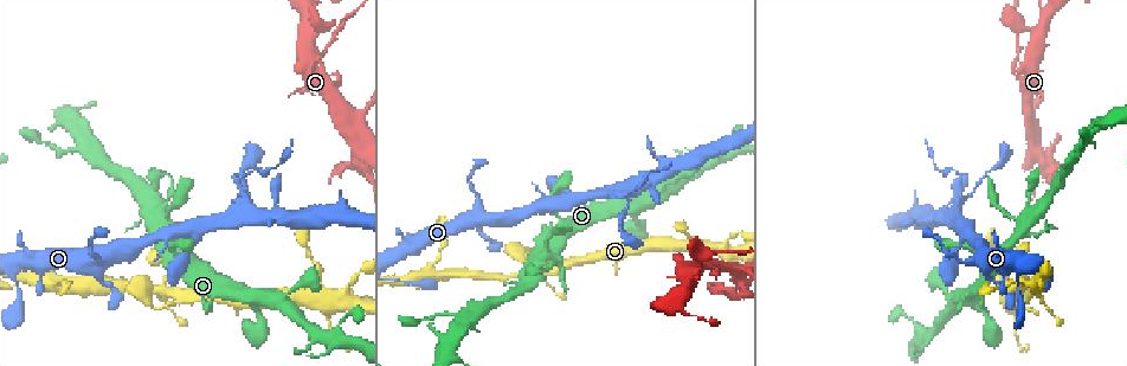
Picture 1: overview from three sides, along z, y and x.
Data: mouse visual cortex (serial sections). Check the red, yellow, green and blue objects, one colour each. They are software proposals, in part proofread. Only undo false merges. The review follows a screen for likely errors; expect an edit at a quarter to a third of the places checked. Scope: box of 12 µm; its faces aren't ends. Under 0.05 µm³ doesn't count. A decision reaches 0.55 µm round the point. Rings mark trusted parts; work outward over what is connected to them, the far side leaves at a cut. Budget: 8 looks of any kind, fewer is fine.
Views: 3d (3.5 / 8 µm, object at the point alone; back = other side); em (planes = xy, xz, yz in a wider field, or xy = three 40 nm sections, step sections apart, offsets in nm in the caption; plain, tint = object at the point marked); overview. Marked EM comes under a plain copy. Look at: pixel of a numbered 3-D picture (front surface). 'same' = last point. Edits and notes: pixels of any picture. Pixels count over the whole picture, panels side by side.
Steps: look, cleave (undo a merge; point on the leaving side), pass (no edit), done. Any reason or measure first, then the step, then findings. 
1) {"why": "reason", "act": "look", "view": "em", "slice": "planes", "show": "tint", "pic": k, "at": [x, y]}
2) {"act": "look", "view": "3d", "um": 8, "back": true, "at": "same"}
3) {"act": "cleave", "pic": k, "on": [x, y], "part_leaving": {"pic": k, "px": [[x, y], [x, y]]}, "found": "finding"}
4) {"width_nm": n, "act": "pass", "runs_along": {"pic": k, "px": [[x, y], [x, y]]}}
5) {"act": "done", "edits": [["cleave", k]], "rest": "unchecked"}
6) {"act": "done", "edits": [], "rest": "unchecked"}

{"why": "thick turns thin", "act": "look", "view": "3d", "um": 3.5, "pic": 1, "at": [489, 274]}

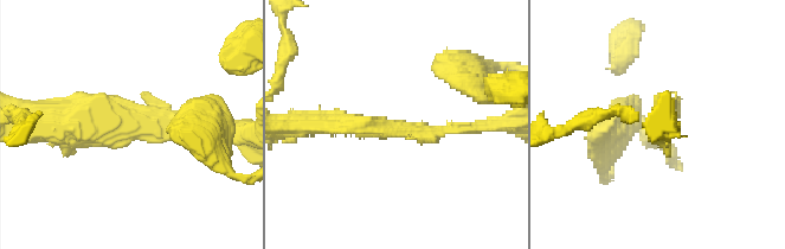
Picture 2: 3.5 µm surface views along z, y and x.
{"act": "look", "view": "em", "slice": "xy", "step": 2, "show": "tint", "pic": 2, "at": [129, 130]}

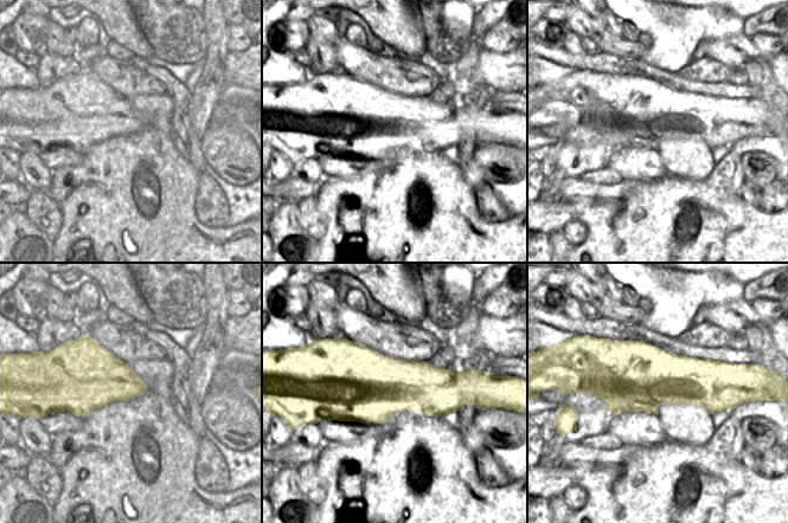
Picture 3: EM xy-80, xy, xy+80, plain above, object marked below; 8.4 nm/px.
{"act": "pass", "runs_along": {"pic": 2, "px": [[476, 127], [399, 129], [313, 121]]}, "found": "continuous, no second cell"}

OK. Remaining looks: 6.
{"why": "thin neck", "act": "look", "view": "3d", "um": 3.5, "pic": 1, "at": [702, 256]}

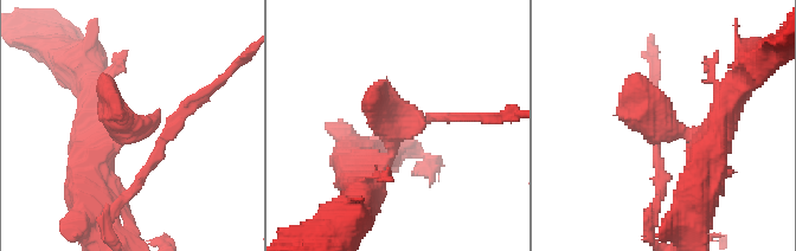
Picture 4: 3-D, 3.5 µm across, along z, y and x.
{"why": "need the tissue", "act": "look", "view": "em", "slice": "xy", "step": 2, "show": "tint", "pic": 4, "at": [128, 126]}

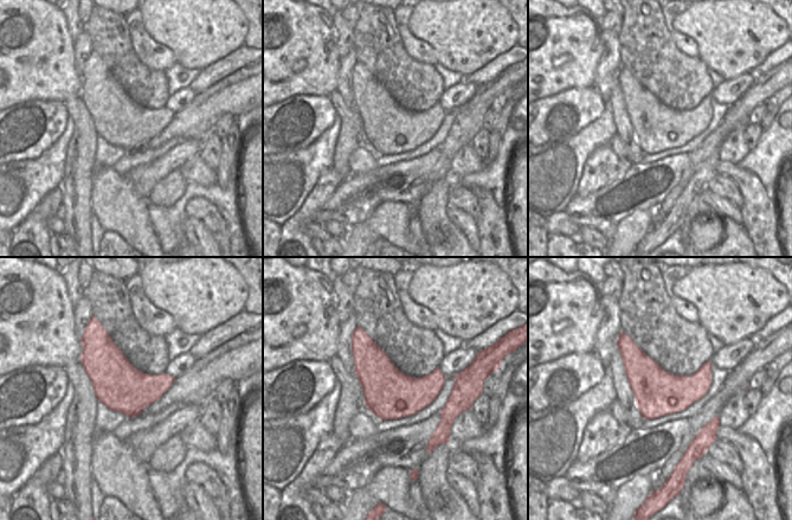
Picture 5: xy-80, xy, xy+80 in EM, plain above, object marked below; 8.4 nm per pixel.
{"act": "cleave", "pic": 4, "on": [194, 102], "part_leaving": {"pic": 4, "px": [[166, 128], [246, 56]]}, "found": "a second cell is stuck on"}

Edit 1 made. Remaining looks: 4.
{"why": "three-way junction", "act": "look", "view": "3d", "um": 8, "pic": 1, "at": [351, 165]}

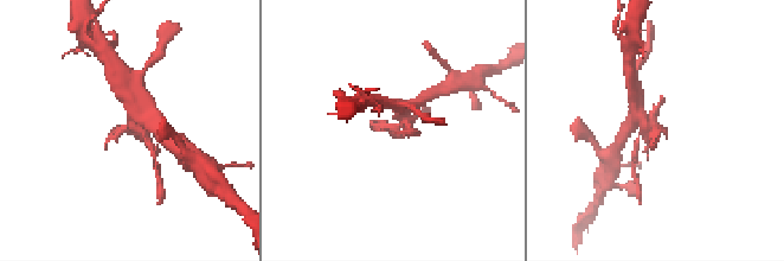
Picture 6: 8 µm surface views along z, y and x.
{"act": "look", "view": "3d", "um": 3.5, "pic": 6, "at": [393, 125]}

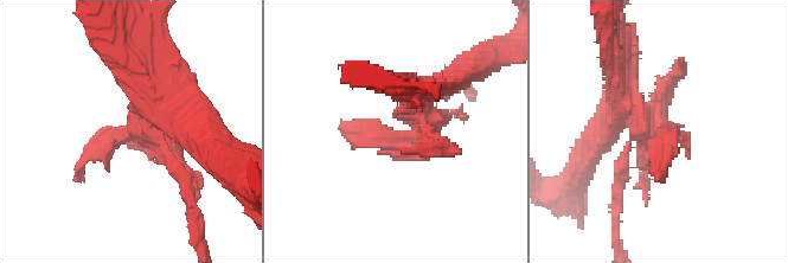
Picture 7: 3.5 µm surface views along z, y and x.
{"act": "pass", "runs_along": {"pic": 7, "px": [[625, 98], [667, 130], [661, 178]]}, "found": "one cell here"}

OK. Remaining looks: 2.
{"act": "done", "edits": [["cleave", 4]], "rest": "unchecked"}

